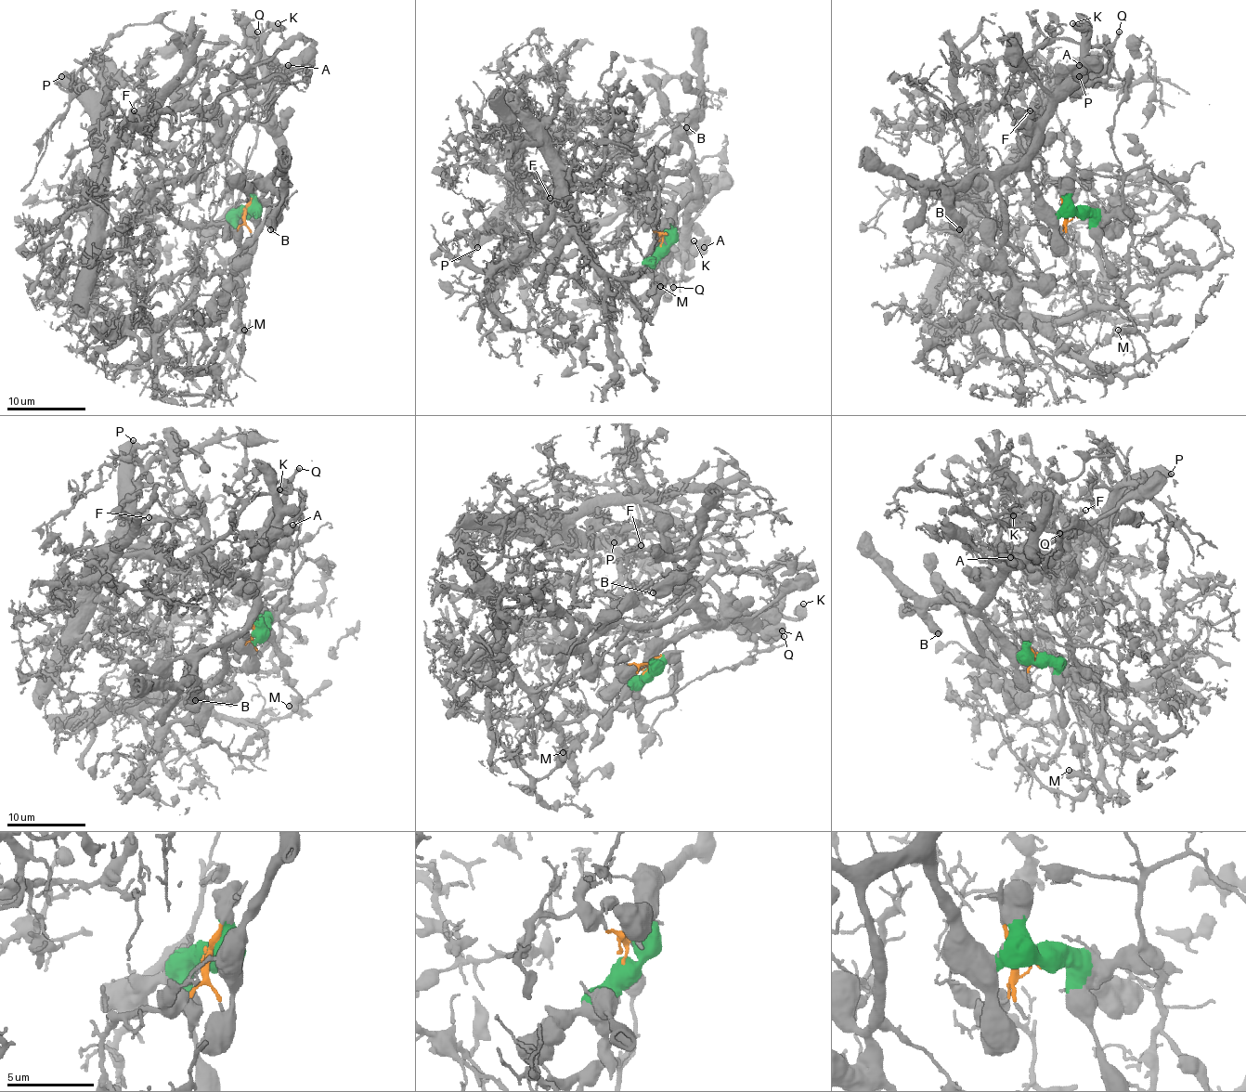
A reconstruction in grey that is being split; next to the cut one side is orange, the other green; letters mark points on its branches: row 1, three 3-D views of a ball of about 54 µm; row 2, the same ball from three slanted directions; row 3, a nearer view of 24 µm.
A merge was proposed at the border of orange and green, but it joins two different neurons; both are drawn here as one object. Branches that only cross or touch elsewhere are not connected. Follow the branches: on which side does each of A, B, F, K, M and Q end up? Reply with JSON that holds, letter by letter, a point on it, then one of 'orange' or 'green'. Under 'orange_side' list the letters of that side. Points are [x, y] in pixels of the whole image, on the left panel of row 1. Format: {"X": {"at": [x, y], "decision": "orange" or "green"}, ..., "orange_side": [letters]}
{"A": {"at": [288, 65], "decision": "green"}, "B": {"at": [270, 229], "decision": "green"}, "F": {"at": [134, 110], "decision": "orange"}, "K": {"at": [278, 23], "decision": "green"}, "M": {"at": [244, 330], "decision": "orange"}, "Q": {"at": [257, 32], "decision": "green"}, "orange_side": ["F", "M"]}

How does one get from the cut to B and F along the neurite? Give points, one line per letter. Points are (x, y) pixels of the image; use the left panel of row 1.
B: (244, 214), (254, 214), (254, 206), (279, 169), (270, 180), (270, 188), (278, 196), (279, 216), (270, 229)
F: (244, 216), (197, 250), (163, 322), (97, 301), (100, 243), (170, 178), (134, 110)

